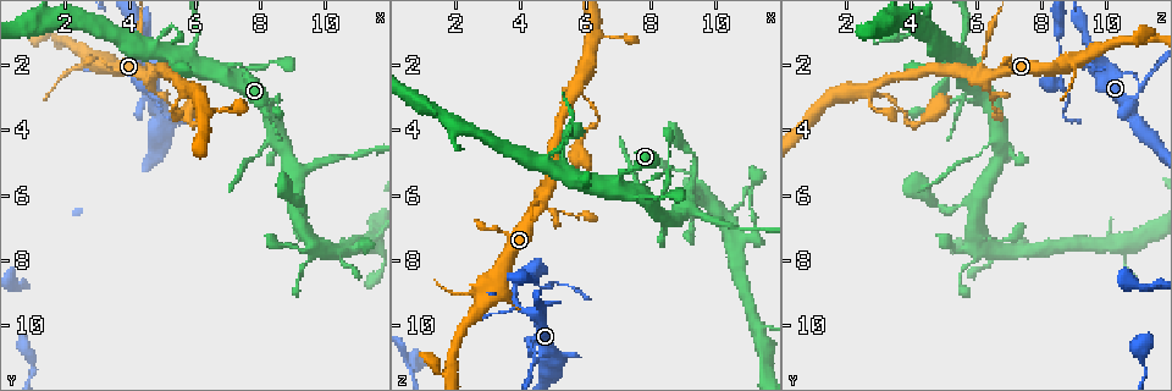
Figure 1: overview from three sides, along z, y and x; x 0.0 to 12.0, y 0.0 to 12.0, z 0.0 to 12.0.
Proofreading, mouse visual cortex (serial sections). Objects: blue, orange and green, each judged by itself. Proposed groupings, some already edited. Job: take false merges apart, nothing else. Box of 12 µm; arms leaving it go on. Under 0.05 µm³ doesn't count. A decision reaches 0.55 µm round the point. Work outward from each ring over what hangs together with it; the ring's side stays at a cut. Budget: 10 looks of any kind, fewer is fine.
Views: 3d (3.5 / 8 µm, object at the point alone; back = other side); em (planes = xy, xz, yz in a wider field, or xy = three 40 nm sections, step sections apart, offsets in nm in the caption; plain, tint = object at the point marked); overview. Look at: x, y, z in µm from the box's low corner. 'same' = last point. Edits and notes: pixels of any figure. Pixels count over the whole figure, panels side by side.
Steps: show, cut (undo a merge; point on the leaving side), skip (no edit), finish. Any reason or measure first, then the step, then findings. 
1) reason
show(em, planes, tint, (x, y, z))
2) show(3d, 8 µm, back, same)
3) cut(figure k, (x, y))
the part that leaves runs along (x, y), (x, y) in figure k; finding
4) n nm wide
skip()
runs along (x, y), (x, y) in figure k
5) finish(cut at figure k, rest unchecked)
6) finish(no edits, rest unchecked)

sharp bend
show(3d, 3.5 µm, back, (7.0, 2.2, 5.5))

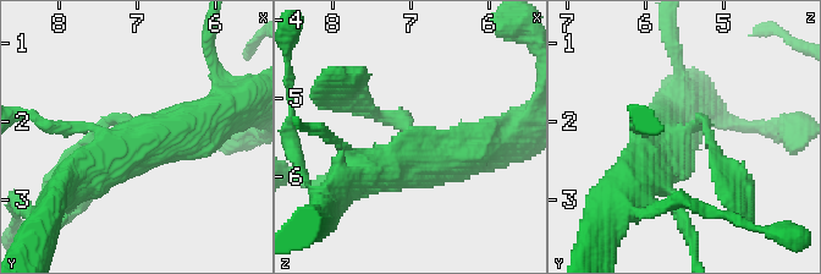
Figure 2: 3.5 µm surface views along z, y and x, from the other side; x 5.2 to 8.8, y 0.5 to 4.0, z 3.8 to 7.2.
4 arms; arms of 100, 150, 450, 500 nm
show(em, xy, step 1, tint, (7.00, 2.25, 5.55))

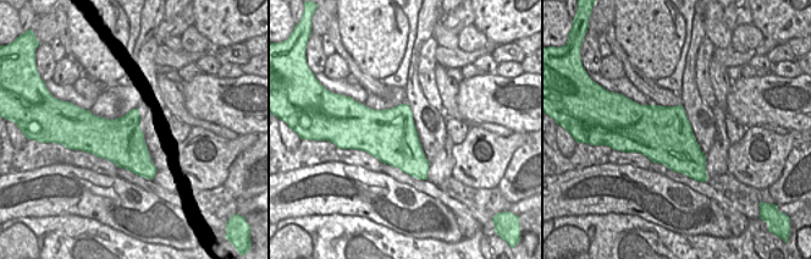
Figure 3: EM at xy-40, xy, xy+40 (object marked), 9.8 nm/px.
500 nm wide
skip()
runs along (705, 131), (653, 151), (640, 180) in figure 2; all the same cell

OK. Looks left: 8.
three-way junction
show(3d, 8 µm, back, (8.5, 4.2, 6.8))

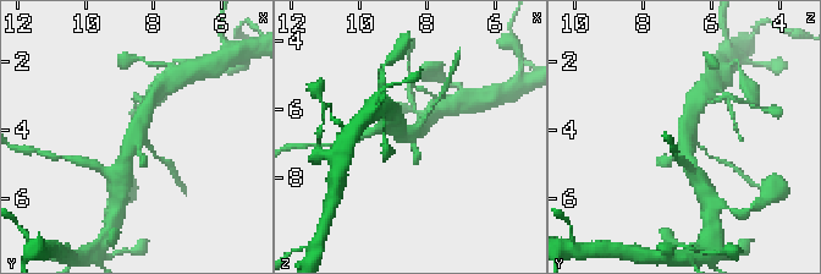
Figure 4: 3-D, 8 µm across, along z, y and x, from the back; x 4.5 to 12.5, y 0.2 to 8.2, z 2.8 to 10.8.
now the EM
show(em, planes, tint, (8.5, 4.2, 6.7))

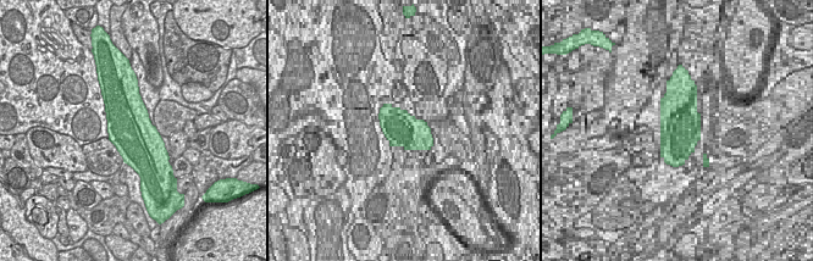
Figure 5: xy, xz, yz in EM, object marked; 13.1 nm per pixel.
skip()
all the same cell

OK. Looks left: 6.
thin neck
show(3d, 3.5 µm, (5.3, 2.1, 4.7))

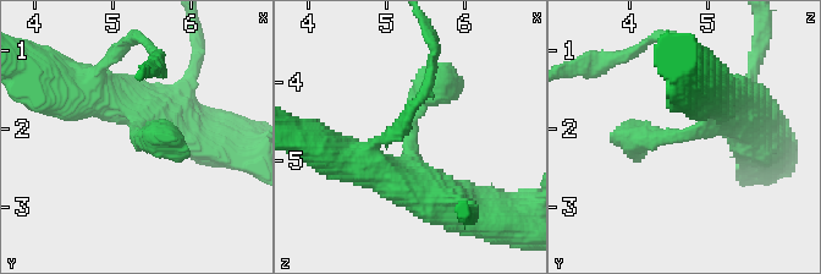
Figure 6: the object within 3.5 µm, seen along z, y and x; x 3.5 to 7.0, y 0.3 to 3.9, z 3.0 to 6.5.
arms of 350, 500 nm; now the EM
show(em, planes, tint, (5.30, 2.05, 4.65))

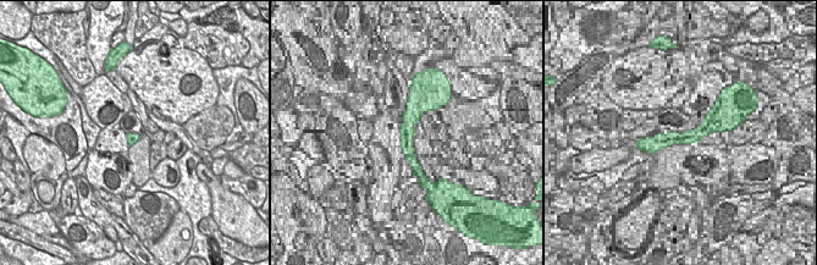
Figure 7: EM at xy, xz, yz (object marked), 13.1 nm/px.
skip()
runs along (747, 105), (696, 132), (634, 136), (634, 154) in figure 6; one cell here

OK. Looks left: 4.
four or more arms meet
show(3d, 3.5 µm, (4.7, 2.3, 6.3))

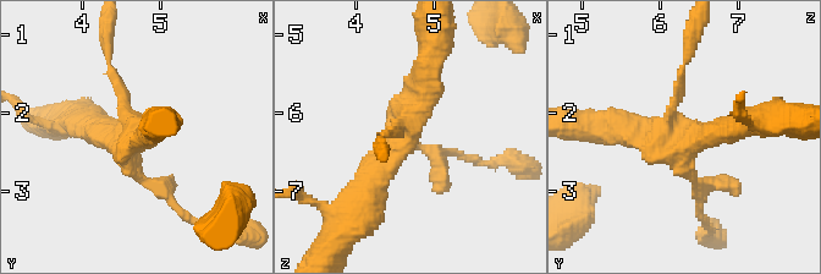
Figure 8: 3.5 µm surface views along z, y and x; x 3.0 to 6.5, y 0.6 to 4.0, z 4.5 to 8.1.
4 arms; arms of 150, 150, 300, 350 nm
show(em, planes, tint, (4.60, 2.30, 6.35))

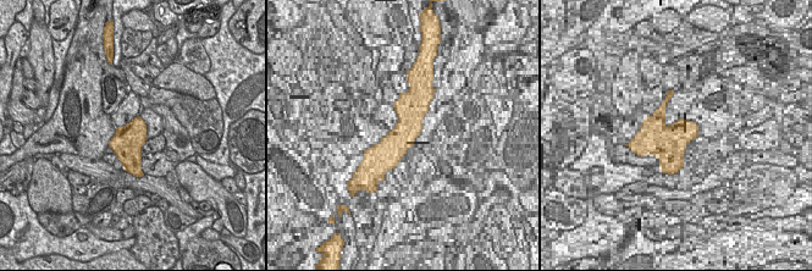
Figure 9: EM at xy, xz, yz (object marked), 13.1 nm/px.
cut(figure 8, (687, 58))
two cells meet here

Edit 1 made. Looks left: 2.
finish(cut at figure 8, rest unchecked)

